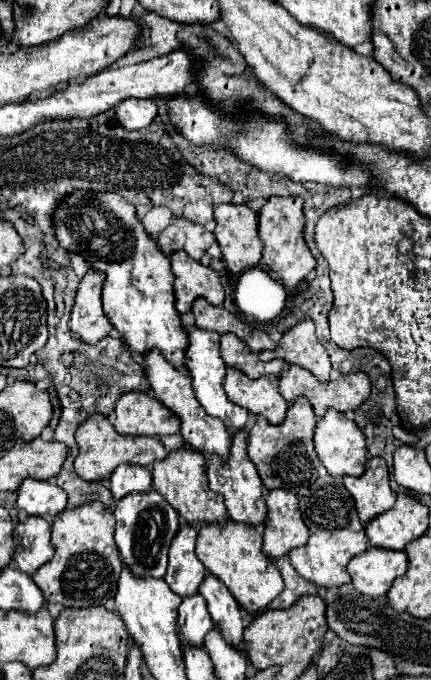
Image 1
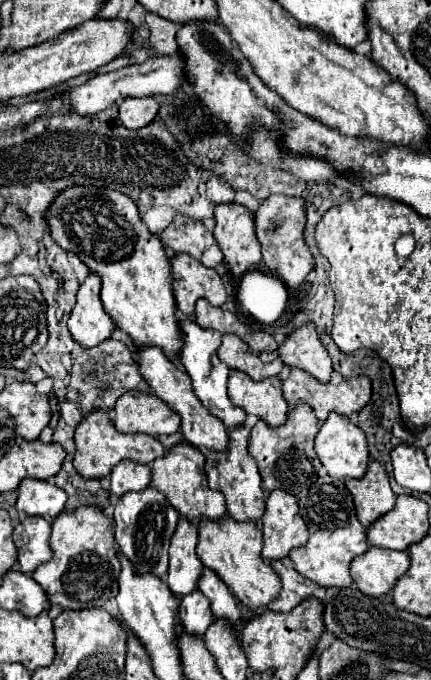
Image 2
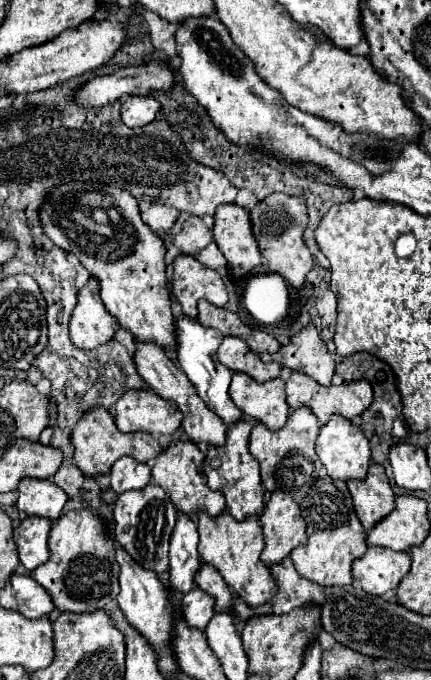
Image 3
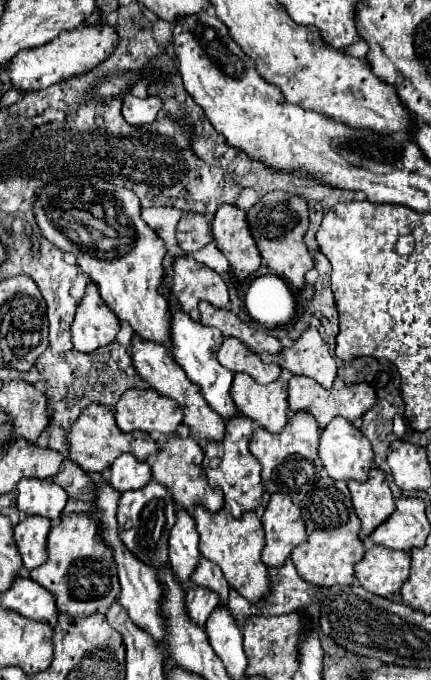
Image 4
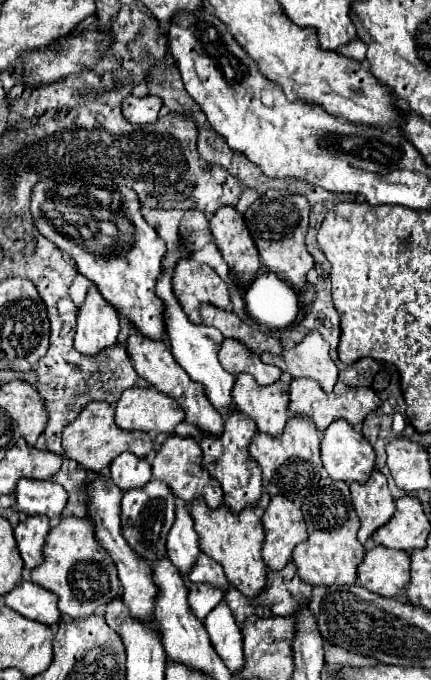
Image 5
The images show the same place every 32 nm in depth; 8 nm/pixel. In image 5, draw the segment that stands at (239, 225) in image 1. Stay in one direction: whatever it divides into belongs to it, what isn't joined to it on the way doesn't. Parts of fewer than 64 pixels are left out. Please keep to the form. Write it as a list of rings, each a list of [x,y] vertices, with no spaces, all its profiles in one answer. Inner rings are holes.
[[[234,206],[218,208],[210,220],[210,230],[218,250],[240,282],[250,282],[260,270],[260,256],[244,224],[242,212]]]

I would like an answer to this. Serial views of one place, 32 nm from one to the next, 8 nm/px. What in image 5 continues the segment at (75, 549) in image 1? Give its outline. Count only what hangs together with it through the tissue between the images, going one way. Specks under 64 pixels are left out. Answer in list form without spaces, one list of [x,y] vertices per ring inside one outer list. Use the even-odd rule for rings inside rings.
[[[62,518],[46,536],[44,562],[32,570],[32,580],[58,596],[58,610],[72,618],[90,616],[96,608],[106,606],[120,594],[120,580],[116,564],[108,556],[94,534],[94,526],[88,518]]]

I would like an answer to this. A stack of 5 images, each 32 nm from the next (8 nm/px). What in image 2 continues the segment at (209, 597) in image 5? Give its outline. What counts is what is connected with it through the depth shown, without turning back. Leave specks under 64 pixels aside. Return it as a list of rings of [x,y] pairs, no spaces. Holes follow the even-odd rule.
[[[194,590],[192,594],[184,596],[182,602],[180,602],[180,608],[178,608],[178,618],[180,618],[180,626],[182,630],[196,638],[196,640],[202,640],[204,632],[212,626],[212,612],[208,610],[208,600],[206,596],[202,596],[202,592]]]

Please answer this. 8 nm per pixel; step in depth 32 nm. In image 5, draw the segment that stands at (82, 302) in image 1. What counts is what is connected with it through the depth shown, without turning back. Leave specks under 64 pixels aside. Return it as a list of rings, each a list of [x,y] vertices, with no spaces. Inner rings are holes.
[[[92,286],[86,294],[84,304],[78,310],[74,326],[74,348],[86,356],[98,354],[102,348],[116,344],[120,332],[118,314],[100,296],[98,288]]]

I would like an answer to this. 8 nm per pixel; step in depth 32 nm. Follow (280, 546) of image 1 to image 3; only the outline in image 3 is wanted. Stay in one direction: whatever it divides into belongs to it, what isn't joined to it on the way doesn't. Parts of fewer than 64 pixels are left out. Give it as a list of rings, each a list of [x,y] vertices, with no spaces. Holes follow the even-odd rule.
[[[272,492],[260,522],[266,544],[262,550],[262,560],[266,564],[276,564],[284,560],[292,548],[306,544],[308,534],[300,516],[300,508],[286,492]]]

